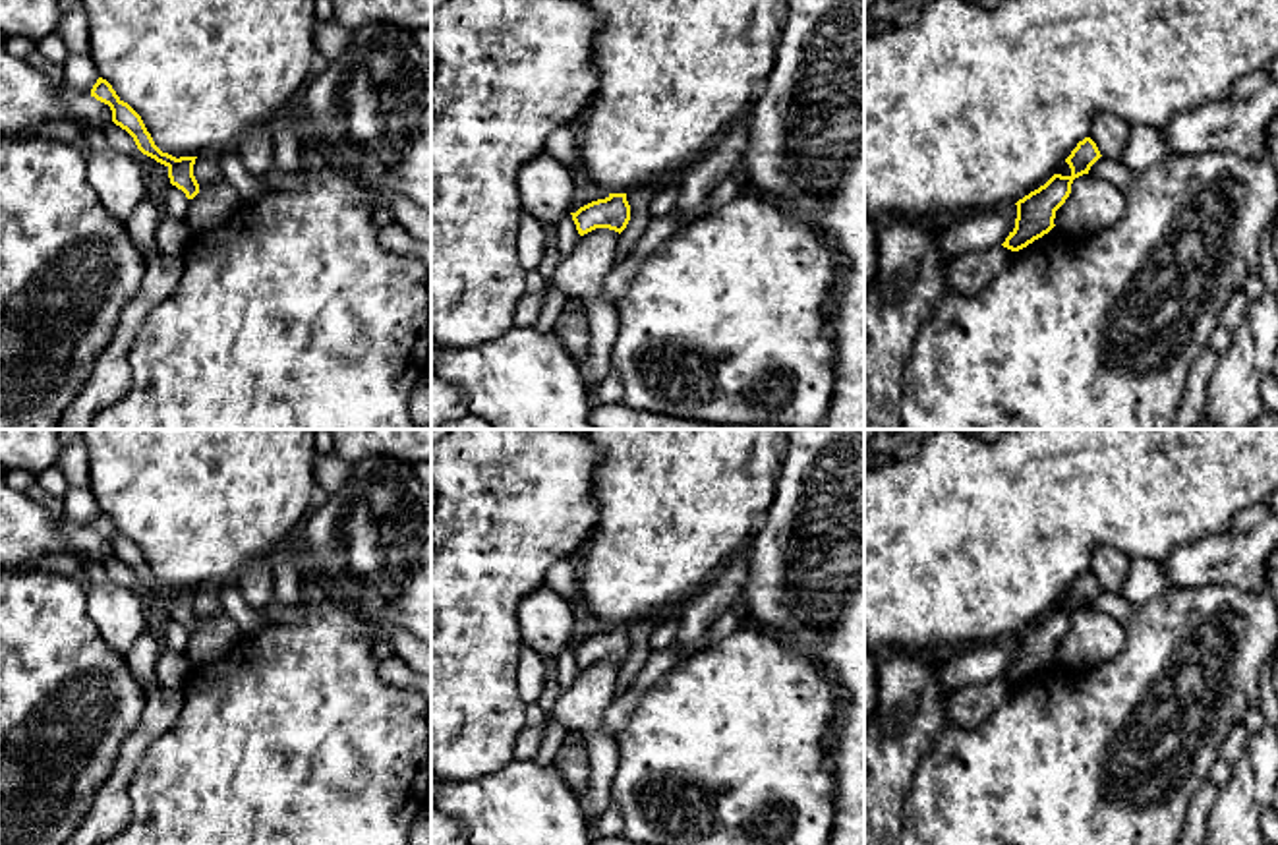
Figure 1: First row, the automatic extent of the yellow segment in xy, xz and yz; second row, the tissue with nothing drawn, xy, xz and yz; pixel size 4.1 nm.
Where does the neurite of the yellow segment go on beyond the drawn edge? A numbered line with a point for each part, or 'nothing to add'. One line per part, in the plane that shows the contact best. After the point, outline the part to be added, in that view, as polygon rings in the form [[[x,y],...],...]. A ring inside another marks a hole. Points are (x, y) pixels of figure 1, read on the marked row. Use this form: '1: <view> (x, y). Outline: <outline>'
nothing to add

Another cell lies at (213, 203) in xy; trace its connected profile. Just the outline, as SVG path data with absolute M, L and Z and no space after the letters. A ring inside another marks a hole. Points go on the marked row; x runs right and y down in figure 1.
M226 180L199 186L199 193L189 199L184 220L193 234L201 234L224 222L240 205L236 188Z

